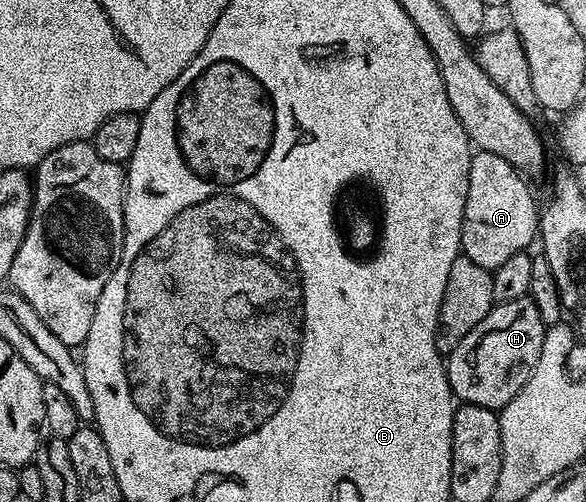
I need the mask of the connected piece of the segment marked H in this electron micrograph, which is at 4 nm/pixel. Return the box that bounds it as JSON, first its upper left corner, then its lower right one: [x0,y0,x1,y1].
[445,296,545,410]

